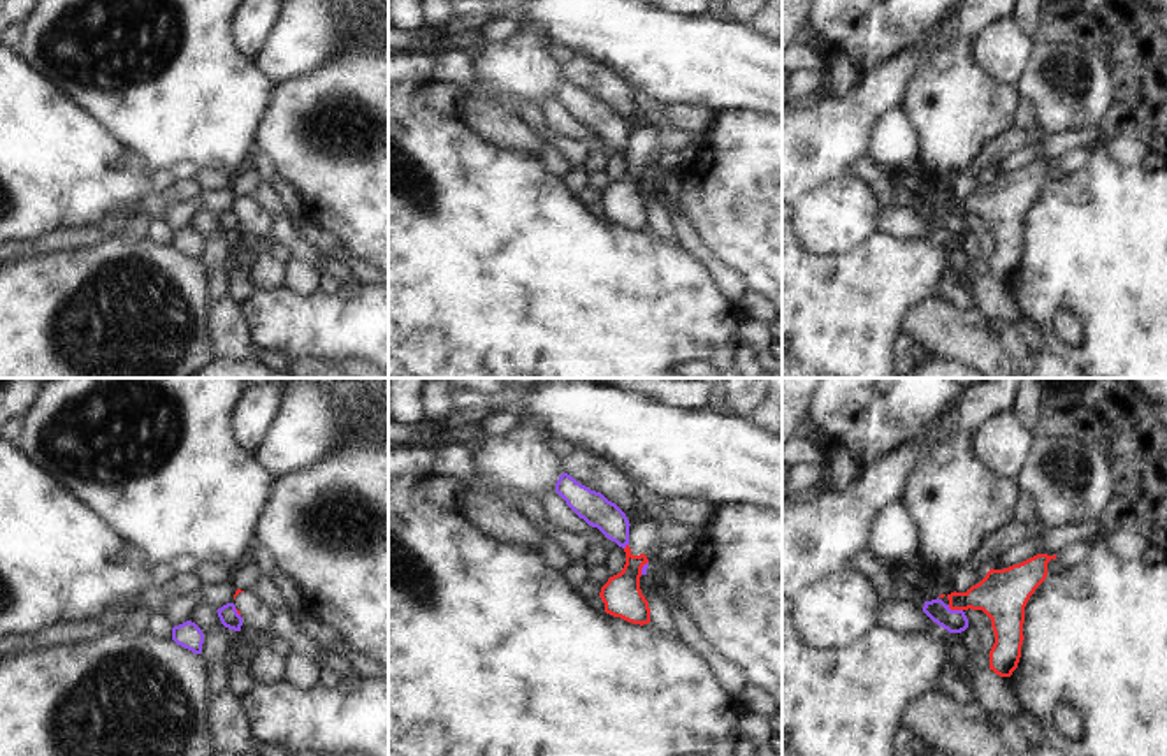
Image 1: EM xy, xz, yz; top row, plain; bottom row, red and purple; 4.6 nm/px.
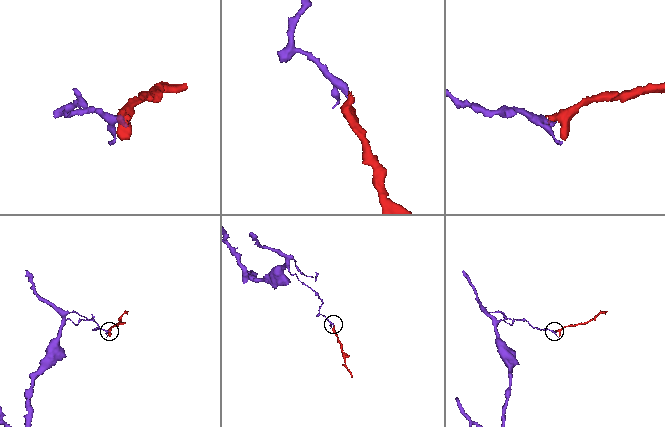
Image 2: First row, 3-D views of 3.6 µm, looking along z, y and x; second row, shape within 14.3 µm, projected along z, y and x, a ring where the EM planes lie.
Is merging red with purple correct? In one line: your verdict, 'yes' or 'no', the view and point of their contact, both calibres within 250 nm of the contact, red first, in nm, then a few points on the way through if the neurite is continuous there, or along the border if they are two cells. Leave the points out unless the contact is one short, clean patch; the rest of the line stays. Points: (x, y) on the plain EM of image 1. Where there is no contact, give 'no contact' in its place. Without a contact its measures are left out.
no; meets red in yz at (955, 215); 240 nm thick on the red side, 110 nm on the other; border along yz (948, 211), (962, 217)

